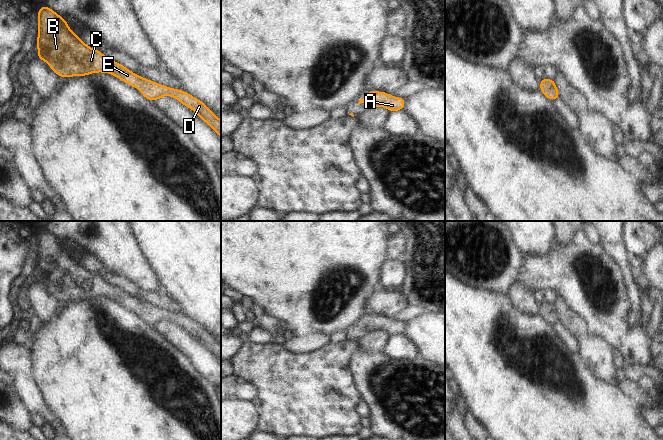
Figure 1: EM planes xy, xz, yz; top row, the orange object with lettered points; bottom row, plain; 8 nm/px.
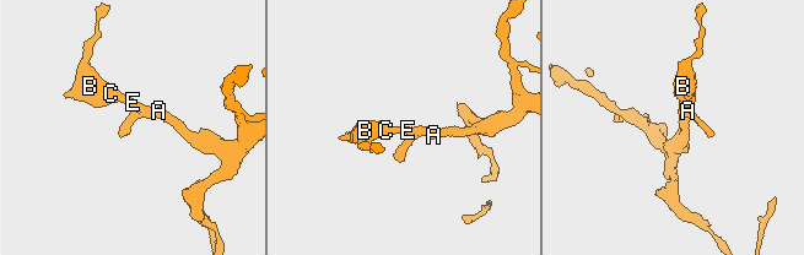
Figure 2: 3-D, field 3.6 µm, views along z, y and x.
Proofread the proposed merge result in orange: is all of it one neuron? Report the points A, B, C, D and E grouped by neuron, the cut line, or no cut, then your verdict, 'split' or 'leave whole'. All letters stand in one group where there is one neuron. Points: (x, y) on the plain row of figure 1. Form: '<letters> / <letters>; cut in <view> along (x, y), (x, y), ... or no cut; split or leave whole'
A B C D E; no cut; leave whole

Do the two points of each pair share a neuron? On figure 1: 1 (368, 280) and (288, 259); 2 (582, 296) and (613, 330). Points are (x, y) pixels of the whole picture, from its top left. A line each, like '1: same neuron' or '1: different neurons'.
1: same neuron
2: same neuron

